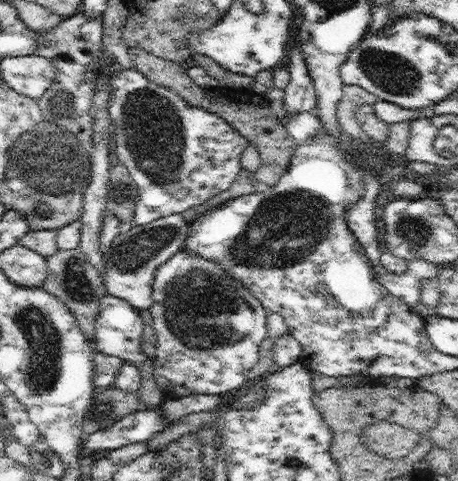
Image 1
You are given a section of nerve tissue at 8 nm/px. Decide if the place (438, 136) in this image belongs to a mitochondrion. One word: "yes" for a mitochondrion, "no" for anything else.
yes

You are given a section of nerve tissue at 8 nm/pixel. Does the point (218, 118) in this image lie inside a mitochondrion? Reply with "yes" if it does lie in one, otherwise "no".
no

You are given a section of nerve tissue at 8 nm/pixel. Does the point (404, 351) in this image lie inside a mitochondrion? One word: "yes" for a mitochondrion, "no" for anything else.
no

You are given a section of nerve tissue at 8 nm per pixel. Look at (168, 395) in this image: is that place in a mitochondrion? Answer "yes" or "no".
no

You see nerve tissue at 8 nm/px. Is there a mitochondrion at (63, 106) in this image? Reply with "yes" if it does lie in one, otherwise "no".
yes

